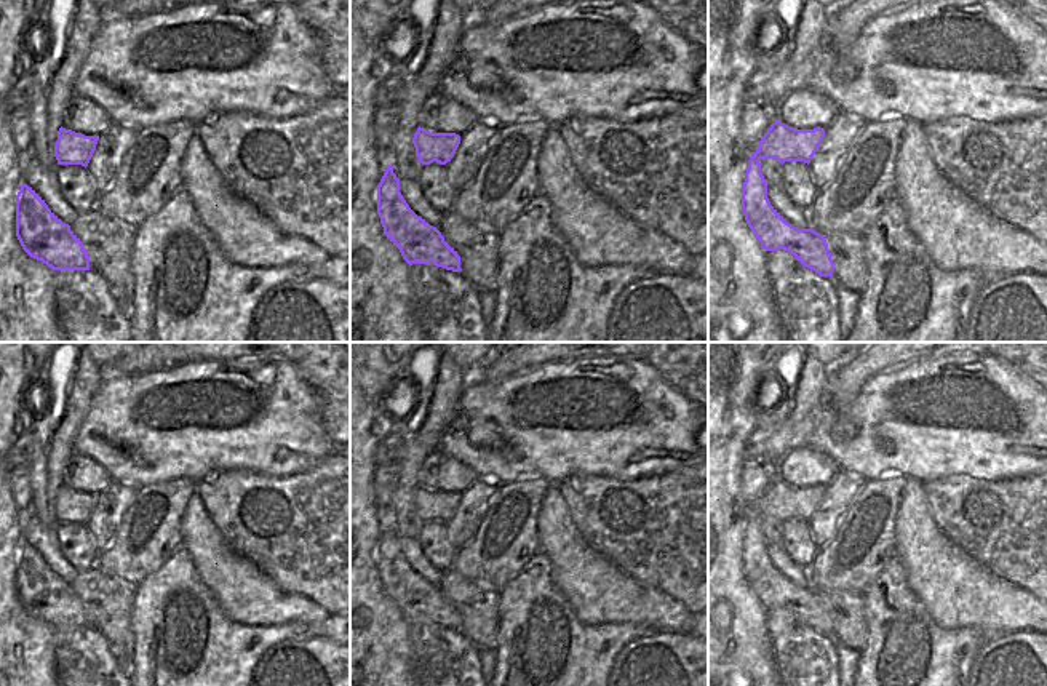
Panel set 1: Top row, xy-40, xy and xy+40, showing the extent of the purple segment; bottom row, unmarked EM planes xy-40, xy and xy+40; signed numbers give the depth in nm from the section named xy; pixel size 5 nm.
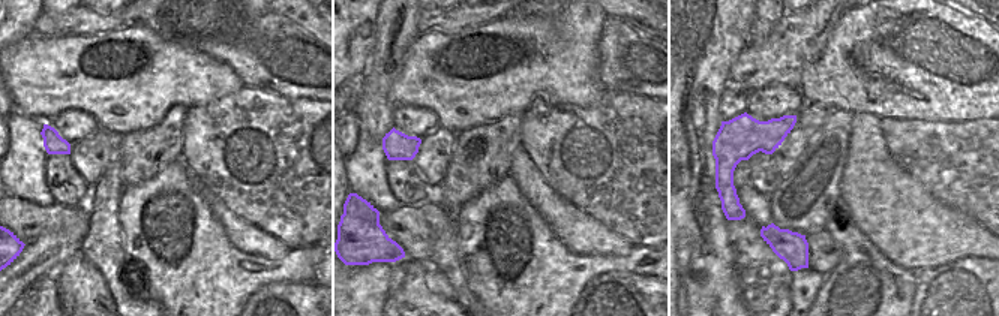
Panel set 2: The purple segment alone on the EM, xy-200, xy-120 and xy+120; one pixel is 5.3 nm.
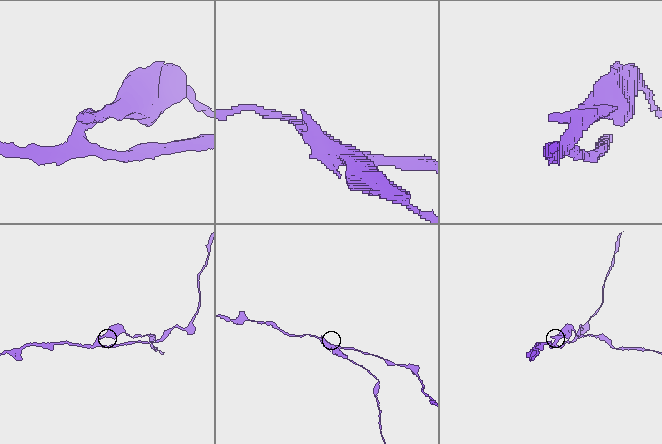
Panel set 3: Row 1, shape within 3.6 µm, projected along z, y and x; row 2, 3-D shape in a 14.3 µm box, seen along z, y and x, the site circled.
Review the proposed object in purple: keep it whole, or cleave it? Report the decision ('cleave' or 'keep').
cleave

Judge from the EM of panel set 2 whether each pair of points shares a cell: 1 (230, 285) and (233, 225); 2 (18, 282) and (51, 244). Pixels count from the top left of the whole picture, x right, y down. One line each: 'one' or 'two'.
1: two
2: one

